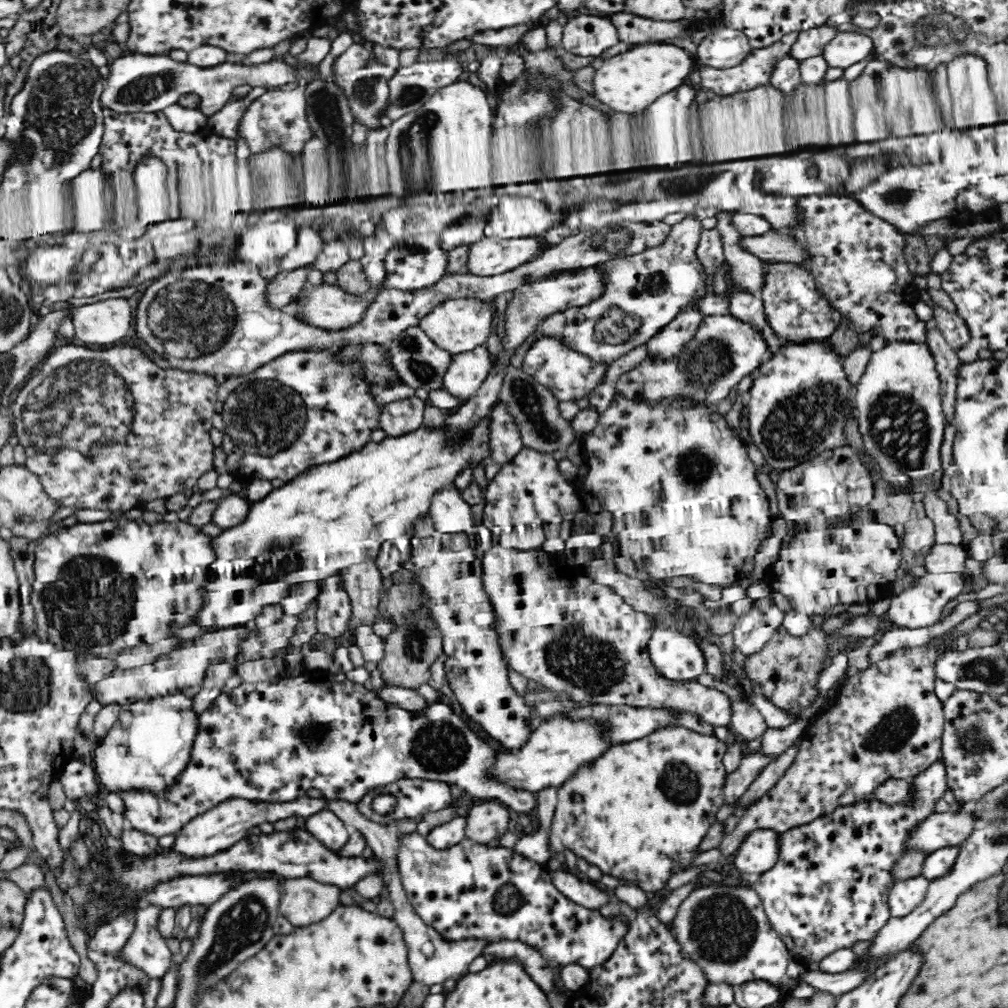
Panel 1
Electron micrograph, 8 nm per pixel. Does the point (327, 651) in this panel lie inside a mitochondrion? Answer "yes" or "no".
no

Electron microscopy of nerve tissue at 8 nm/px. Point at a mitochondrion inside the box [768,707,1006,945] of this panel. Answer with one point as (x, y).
(972, 738)

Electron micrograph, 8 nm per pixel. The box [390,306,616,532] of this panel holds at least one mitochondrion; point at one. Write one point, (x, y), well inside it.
(522, 393)

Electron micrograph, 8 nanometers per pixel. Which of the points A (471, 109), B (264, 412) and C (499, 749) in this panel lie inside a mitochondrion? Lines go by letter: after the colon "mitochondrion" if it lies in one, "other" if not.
A: other
B: mitochondrion
C: other

